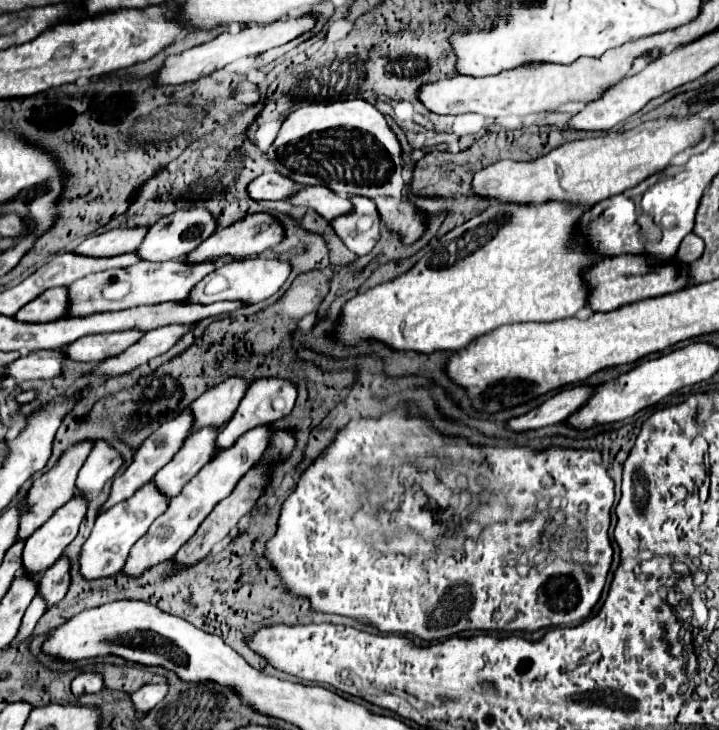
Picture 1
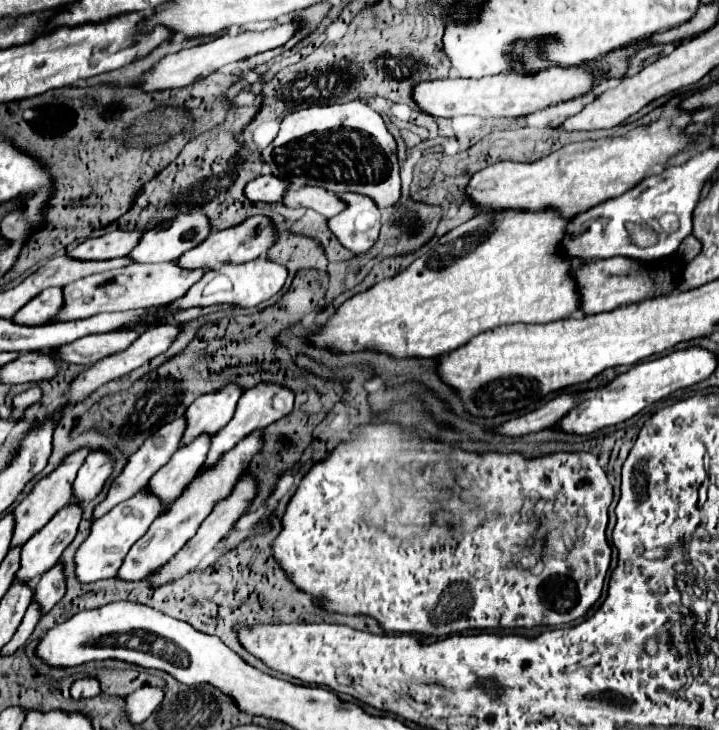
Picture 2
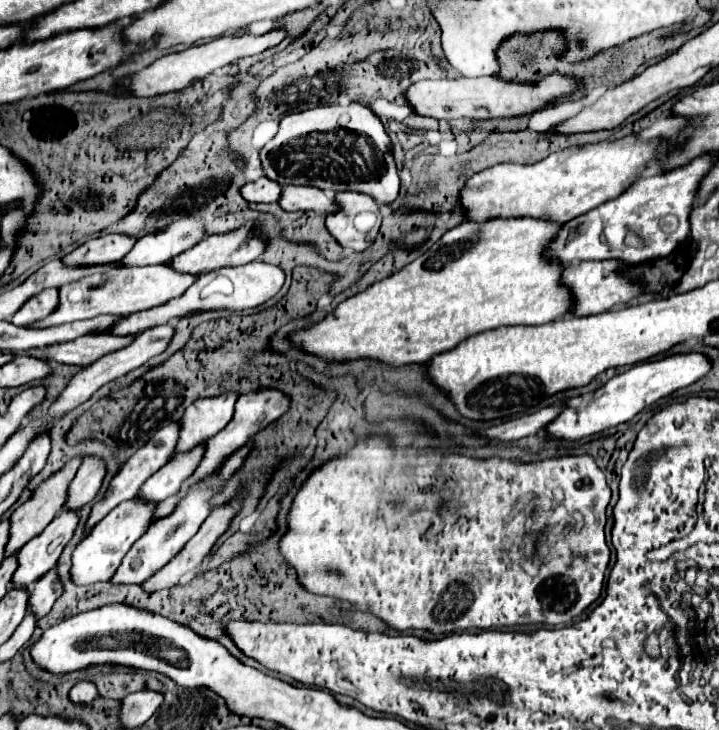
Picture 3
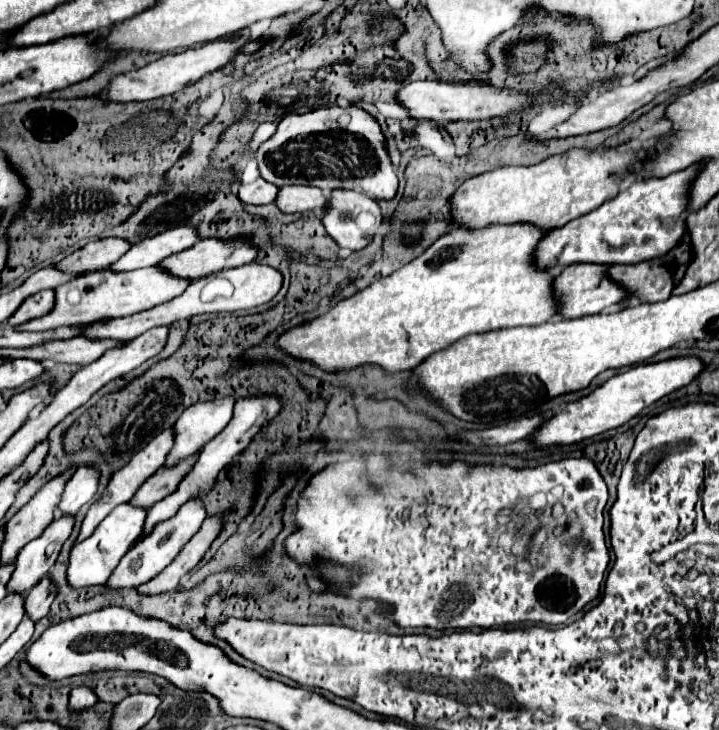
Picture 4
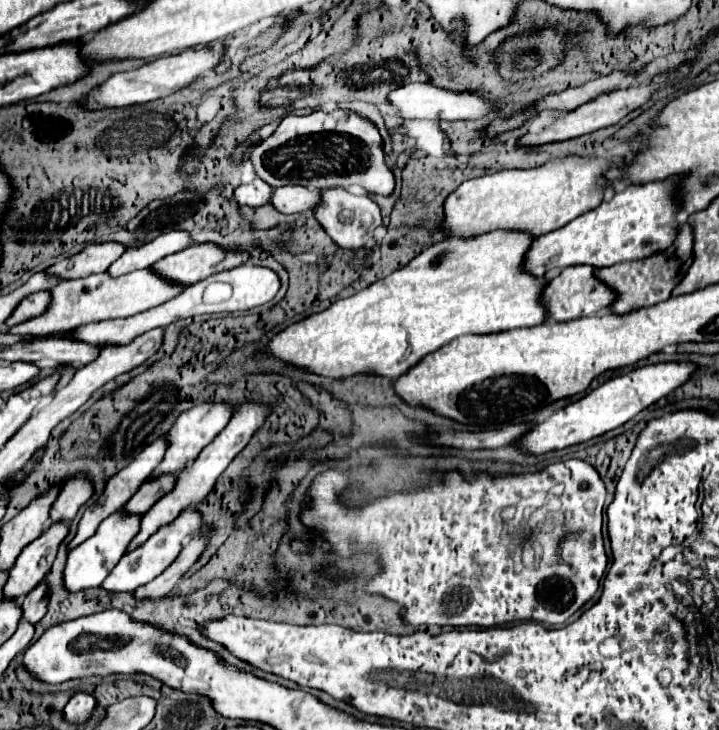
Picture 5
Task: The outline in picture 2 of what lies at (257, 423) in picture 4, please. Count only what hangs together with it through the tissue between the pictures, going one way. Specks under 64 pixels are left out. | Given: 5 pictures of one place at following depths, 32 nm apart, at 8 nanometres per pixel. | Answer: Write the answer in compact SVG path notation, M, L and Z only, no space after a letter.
M260 382L256 384L254 388L246 390L236 406L236 414L234 418L220 430L216 432L216 436L212 438L212 446L210 446L210 452L208 452L208 458L206 458L206 464L204 466L212 466L226 450L234 448L246 434L258 430L258 428L266 428L268 424L284 418L286 414L292 412L292 404L294 404L294 392L282 384L276 384L276 382Z

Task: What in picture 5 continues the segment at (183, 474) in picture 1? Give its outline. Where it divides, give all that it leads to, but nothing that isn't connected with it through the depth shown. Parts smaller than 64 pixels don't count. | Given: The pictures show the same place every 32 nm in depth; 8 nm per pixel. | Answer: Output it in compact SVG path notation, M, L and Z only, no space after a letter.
M174 472L172 476L160 476L160 480L146 480L138 492L128 500L126 504L126 510L128 512L148 512L148 508L160 500L160 496L164 496L164 492L172 490L172 484L176 484L176 474L180 472Z

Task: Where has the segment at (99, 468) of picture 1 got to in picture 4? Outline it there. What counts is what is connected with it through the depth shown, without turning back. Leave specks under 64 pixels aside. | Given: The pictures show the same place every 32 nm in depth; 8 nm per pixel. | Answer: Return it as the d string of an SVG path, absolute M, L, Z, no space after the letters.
M90 464L80 466L74 472L74 476L70 478L70 482L66 484L66 490L62 494L62 502L56 510L56 516L62 516L62 514L74 516L86 502L90 502L94 498L98 484L100 484L100 470Z

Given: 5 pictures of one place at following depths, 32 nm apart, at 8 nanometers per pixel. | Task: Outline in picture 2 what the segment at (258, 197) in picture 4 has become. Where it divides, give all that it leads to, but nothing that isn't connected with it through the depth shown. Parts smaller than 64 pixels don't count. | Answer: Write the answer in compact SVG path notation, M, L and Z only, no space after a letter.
M262 174L246 184L244 194L252 202L280 202L288 188L290 188L288 180L280 180L278 176L272 174Z

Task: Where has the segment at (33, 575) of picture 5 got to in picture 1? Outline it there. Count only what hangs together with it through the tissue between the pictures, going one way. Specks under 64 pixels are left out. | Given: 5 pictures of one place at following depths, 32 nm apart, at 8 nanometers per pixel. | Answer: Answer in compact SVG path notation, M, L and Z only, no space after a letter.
M76 492L72 500L68 500L68 504L60 506L48 522L44 522L28 540L26 540L26 546L24 546L24 554L22 554L22 564L24 564L24 570L30 572L30 574L42 574L46 568L50 568L64 552L64 548L76 538L78 534L78 526L80 522L84 520L86 516L86 510L88 510L88 500L82 492Z

